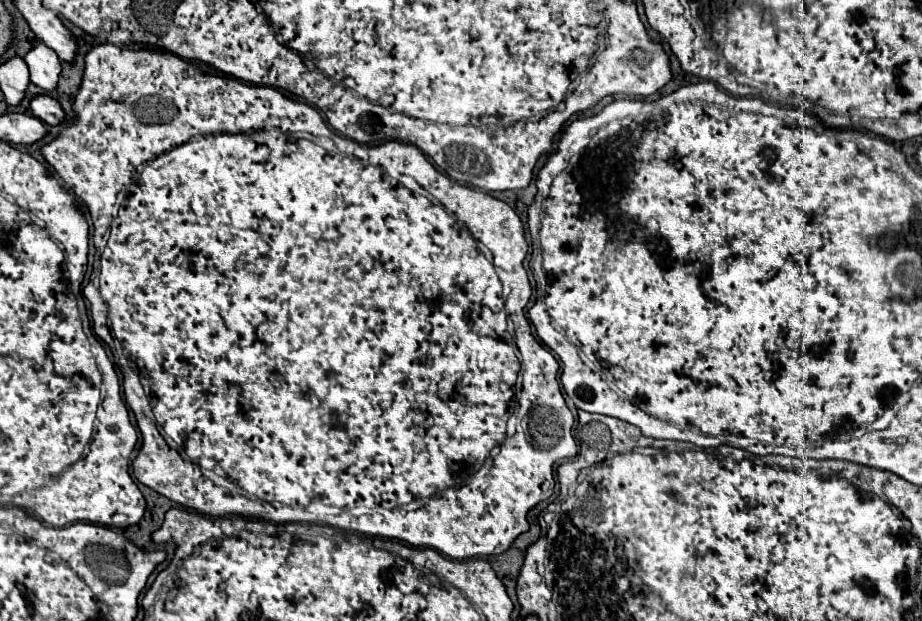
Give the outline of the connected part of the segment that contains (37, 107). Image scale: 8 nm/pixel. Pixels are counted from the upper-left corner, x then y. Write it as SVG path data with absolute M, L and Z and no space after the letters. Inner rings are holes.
M47 94L33 98L31 100L31 110L39 120L43 120L49 126L57 126L57 124L61 124L65 120L65 112L59 106L59 102L55 98L47 96Z

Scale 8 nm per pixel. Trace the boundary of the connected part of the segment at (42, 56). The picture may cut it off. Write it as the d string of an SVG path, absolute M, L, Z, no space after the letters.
M41 42L35 44L33 50L29 50L29 54L25 56L25 62L29 66L31 82L35 86L39 86L45 92L51 92L57 88L57 80L61 74L61 60L51 48L47 48Z

